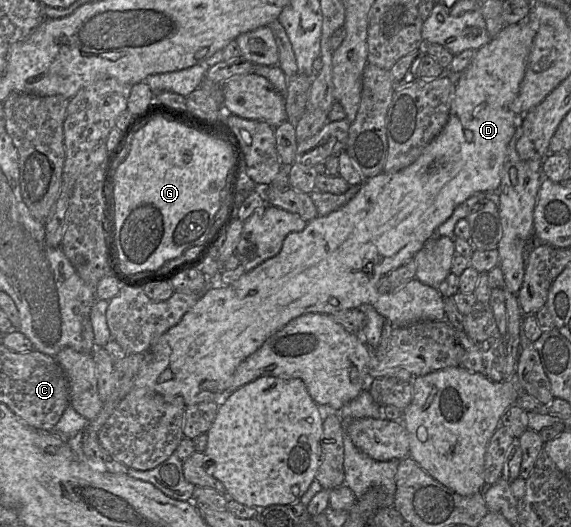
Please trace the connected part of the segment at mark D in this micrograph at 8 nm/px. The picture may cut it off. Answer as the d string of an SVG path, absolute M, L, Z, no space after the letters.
M526 19L517 24L505 25L499 34L476 50L470 64L455 77L447 124L411 165L393 174L382 172L365 179L357 194L345 206L329 215L318 215L300 232L289 233L276 256L246 272L228 286L210 285L181 321L152 346L152 360L140 371L134 388L148 388L164 399L182 397L185 406L221 401L240 363L272 334L307 313L331 315L367 304L393 327L419 321L446 320L444 297L438 288L413 278L395 292L380 293L377 282L382 276L413 259L461 203L477 193L499 190L504 166L510 157L510 142L521 118L510 110L510 104L518 96L535 35L534 24Z

